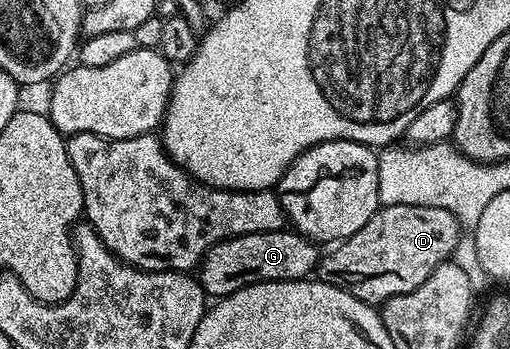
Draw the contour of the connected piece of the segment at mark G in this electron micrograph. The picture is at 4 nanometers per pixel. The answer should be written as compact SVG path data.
M294 229L253 232L245 236L232 236L209 248L197 267L197 277L203 285L203 293L218 300L249 284L310 278L316 273L320 257L320 247L305 235L295 233Z

